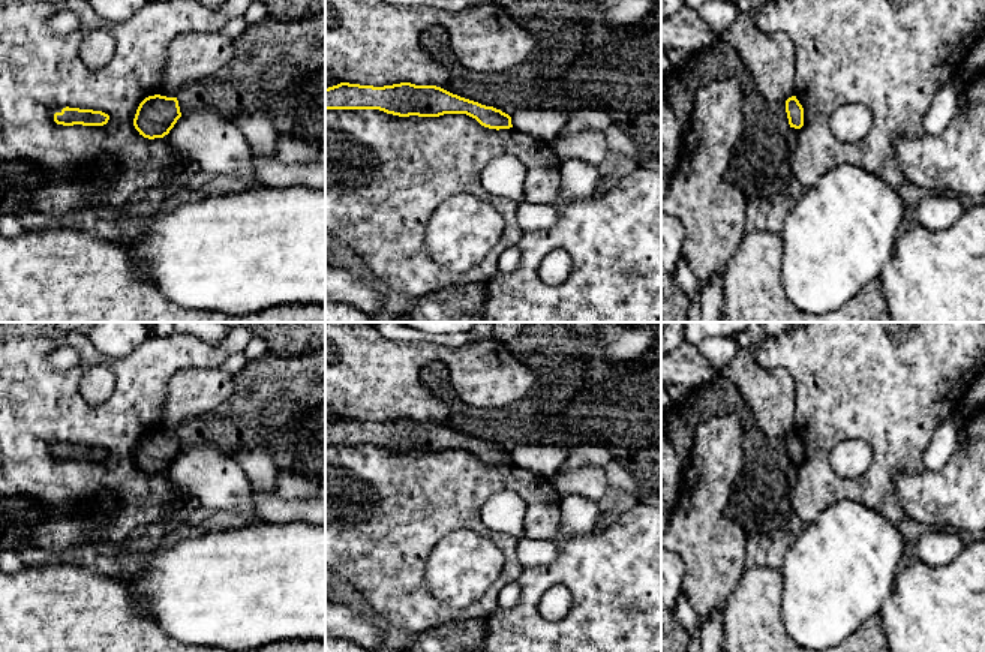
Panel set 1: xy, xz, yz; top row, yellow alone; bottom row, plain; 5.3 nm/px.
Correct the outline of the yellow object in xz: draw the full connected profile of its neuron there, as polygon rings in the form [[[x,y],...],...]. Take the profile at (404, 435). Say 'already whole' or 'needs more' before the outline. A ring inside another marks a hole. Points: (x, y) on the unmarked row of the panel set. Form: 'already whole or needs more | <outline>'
already whole | [[[340,418],[325,424],[325,445],[379,445],[399,453],[439,453],[444,450],[466,450],[489,465],[510,465],[511,453],[501,445],[460,433],[436,421],[400,418],[384,423]]]

